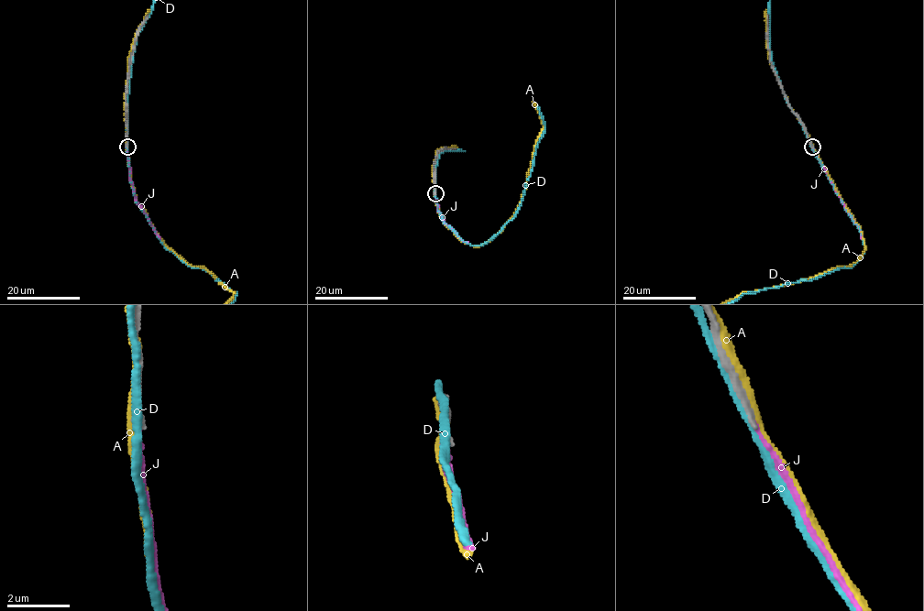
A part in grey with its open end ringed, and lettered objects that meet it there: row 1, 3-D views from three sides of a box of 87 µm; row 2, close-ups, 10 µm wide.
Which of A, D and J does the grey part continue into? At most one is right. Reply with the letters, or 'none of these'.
J

